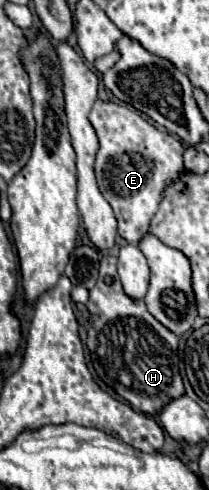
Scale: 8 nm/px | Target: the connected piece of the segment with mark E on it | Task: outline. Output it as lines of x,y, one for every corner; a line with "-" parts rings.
98,99
88,119
100,143
94,163
98,187
114,209
118,233
136,245
148,233
150,219
162,199
162,189
184,171
184,145
170,133
158,131
128,105

